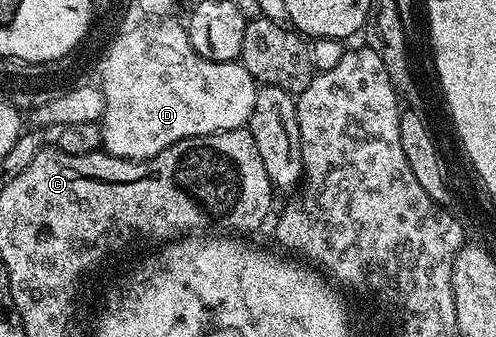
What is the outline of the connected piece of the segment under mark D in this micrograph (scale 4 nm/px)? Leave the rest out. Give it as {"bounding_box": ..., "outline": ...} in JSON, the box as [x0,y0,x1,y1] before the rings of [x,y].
{"bounding_box":[100,21,259,159],"outline":[[[158,21],[155,27],[134,27],[126,31],[110,47],[102,67],[100,86],[104,93],[104,113],[101,150],[121,159],[151,159],[176,141],[217,131],[236,131],[245,128],[256,105],[259,84],[244,69],[241,62],[217,63],[200,57],[192,49],[190,32],[170,21]]]}

